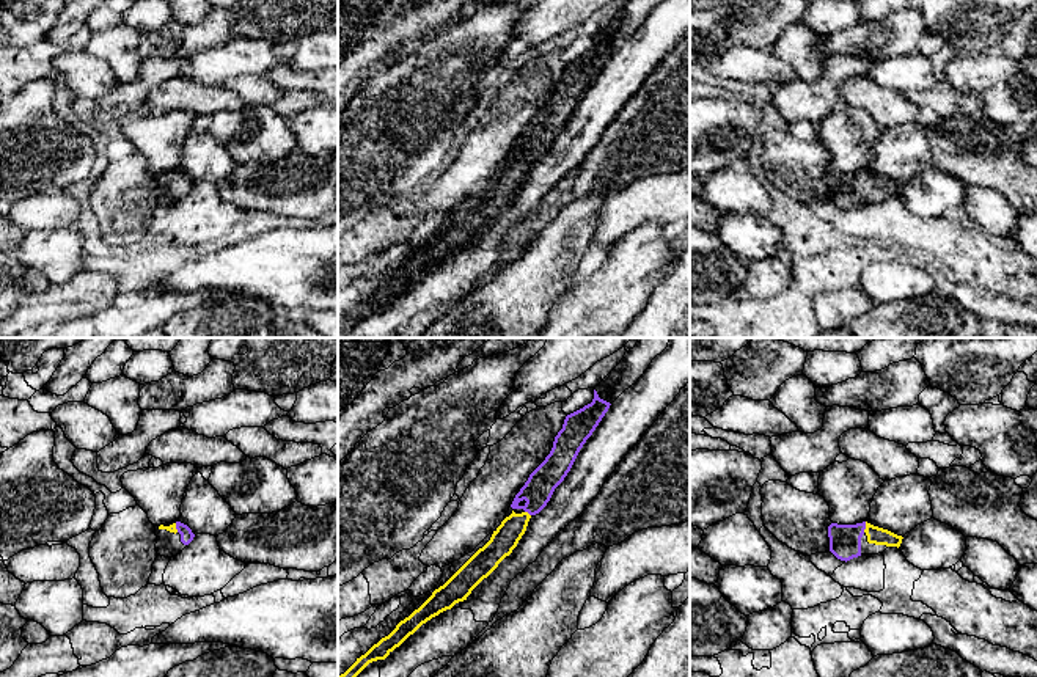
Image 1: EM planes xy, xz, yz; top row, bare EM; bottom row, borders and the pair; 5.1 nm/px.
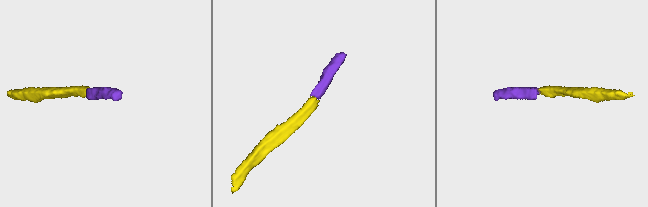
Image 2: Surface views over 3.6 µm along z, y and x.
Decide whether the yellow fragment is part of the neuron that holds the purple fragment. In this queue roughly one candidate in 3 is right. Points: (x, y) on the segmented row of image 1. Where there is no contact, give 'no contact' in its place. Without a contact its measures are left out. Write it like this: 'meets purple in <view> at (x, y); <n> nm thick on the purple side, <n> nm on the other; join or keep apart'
meets purple in yz at (864, 526); 160 nm thick on the purple side, 90 nm on the other; join

